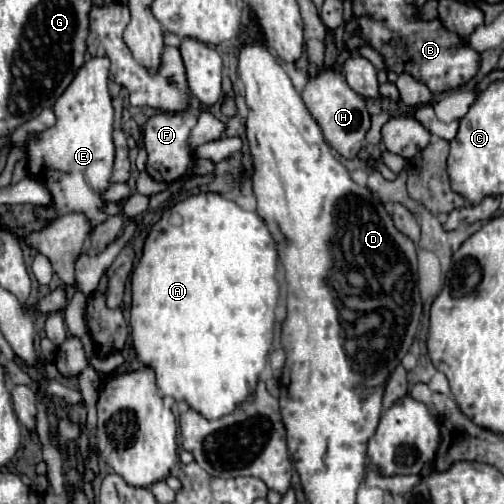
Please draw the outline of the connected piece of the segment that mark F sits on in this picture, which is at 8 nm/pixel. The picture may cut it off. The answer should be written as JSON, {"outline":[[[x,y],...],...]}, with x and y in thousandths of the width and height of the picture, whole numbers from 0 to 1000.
{"outline":[[[312,224],[304,228],[284,264],[284,288],[292,296],[292,343],[319,363],[343,363],[371,343],[383,343],[383,296],[375,292],[375,264],[387,252],[387,228],[339,228]]]}

